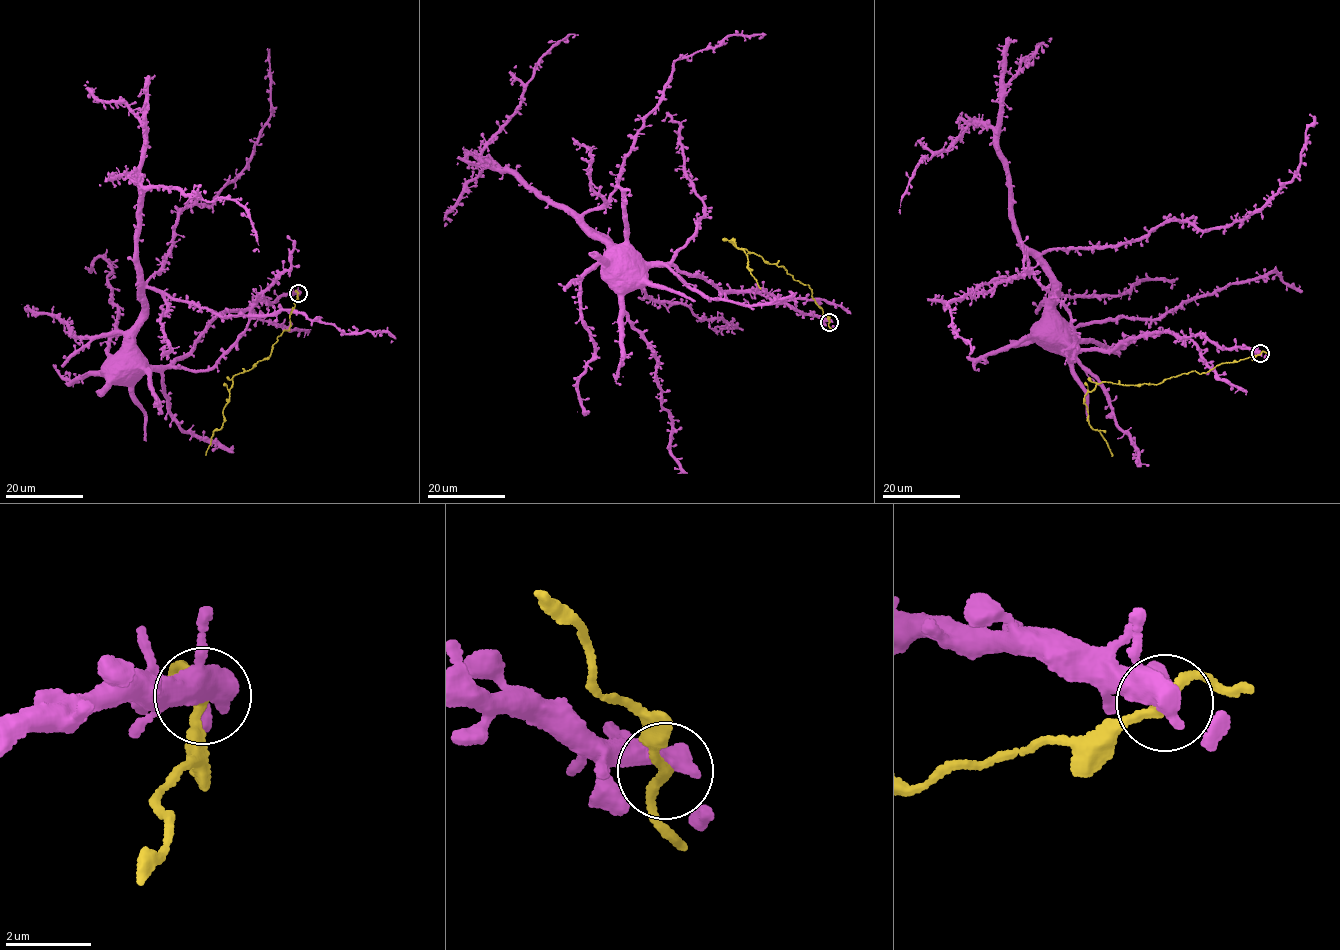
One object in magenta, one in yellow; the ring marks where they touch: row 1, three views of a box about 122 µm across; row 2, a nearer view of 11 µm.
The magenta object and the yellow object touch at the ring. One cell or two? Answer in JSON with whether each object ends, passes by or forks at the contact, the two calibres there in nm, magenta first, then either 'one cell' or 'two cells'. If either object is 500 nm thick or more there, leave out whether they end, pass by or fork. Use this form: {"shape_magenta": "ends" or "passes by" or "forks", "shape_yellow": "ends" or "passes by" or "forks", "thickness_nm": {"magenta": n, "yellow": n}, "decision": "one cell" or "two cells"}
{"shape_magenta": "forks", "shape_yellow": "passes by", "thickness_nm": {"magenta": 400, "yellow": 240}, "decision": "one cell"}

